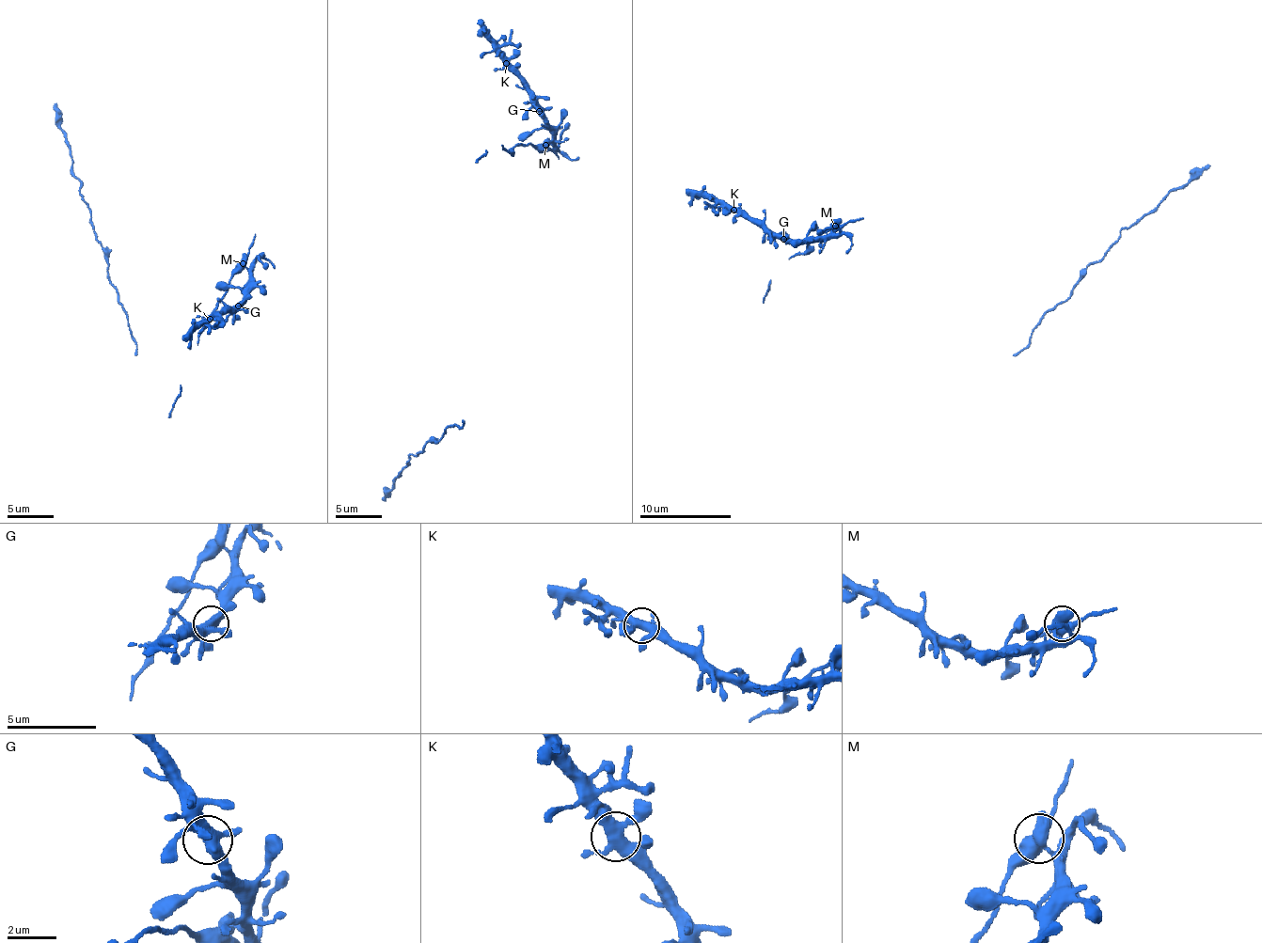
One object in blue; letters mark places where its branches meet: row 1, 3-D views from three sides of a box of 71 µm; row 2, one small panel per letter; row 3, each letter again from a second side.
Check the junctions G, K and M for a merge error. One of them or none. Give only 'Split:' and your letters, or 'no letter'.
Split: no letter

